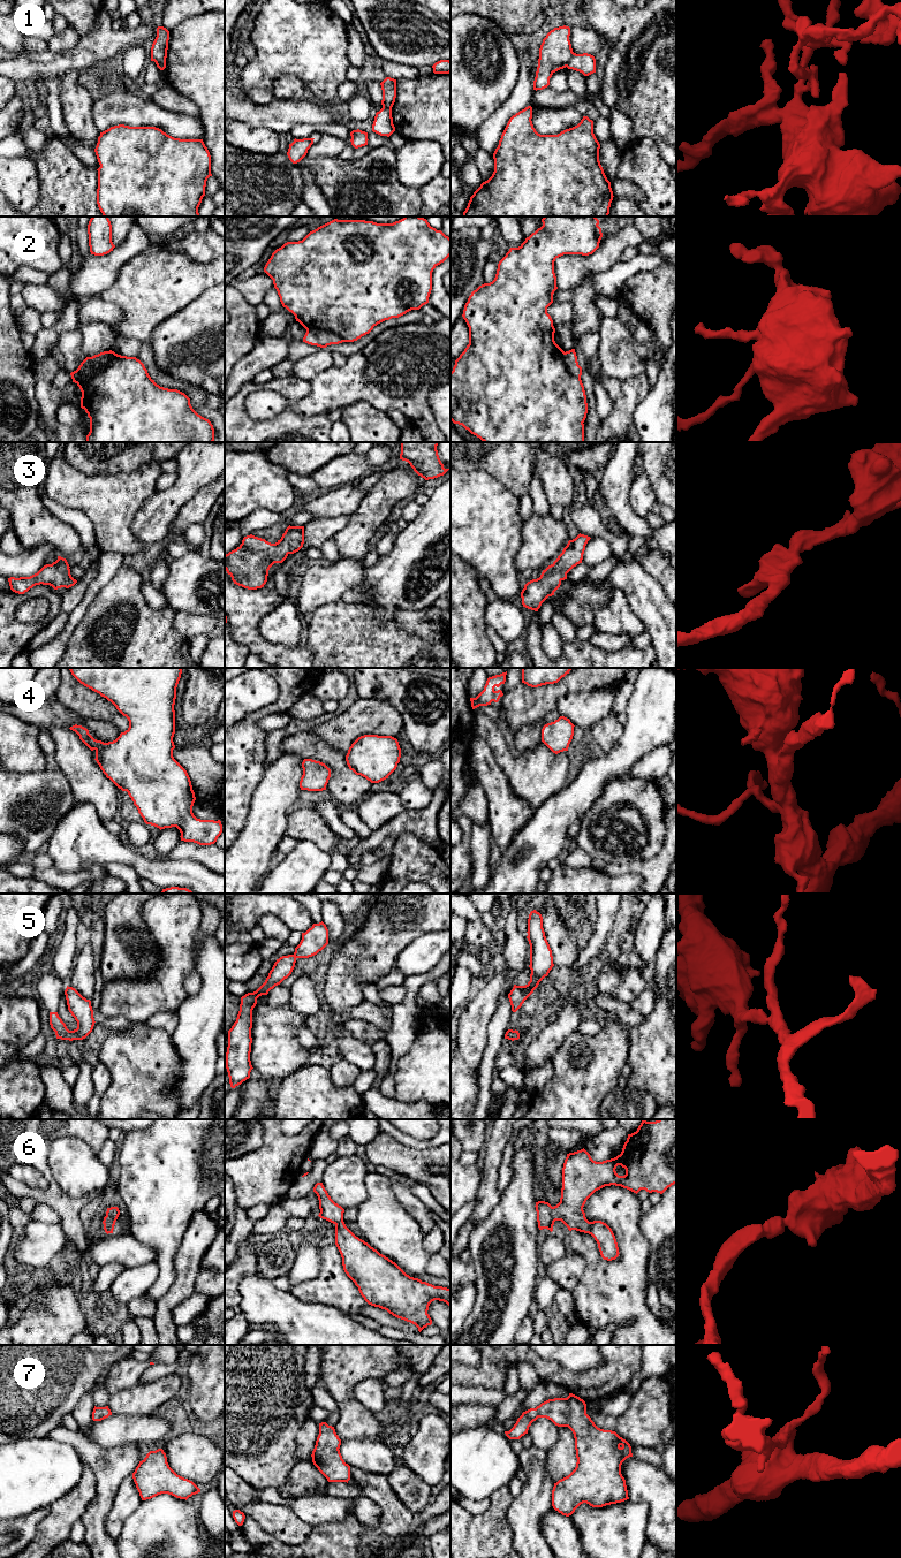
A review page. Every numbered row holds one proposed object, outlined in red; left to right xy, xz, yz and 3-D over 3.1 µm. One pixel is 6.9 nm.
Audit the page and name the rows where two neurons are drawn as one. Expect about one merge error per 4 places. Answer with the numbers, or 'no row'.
1, 2

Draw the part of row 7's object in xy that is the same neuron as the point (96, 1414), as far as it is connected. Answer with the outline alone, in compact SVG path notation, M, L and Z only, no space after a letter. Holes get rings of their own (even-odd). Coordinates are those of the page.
M94 1406L93 1412L92 1412L92 1420L101 1421L101 1420L108 1418L109 1415L112 1415L112 1412L108 1408L108 1406L106 1406L106 1407L96 1407Z

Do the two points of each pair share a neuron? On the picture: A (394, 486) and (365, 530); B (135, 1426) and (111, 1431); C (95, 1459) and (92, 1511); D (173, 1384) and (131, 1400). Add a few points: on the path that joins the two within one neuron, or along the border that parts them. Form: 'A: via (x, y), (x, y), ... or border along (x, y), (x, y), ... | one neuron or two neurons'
A: via (384, 496), (368, 519) | one neuron
B: via (129, 1429), (116, 1430) | one neuron
C: via (104, 1472), (104, 1498) | one neuron
D: via (163, 1390), (142, 1399) | one neuron

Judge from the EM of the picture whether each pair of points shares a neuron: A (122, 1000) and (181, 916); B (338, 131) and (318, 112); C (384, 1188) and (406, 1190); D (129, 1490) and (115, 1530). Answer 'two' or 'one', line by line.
A: one
B: two
C: two
D: one

